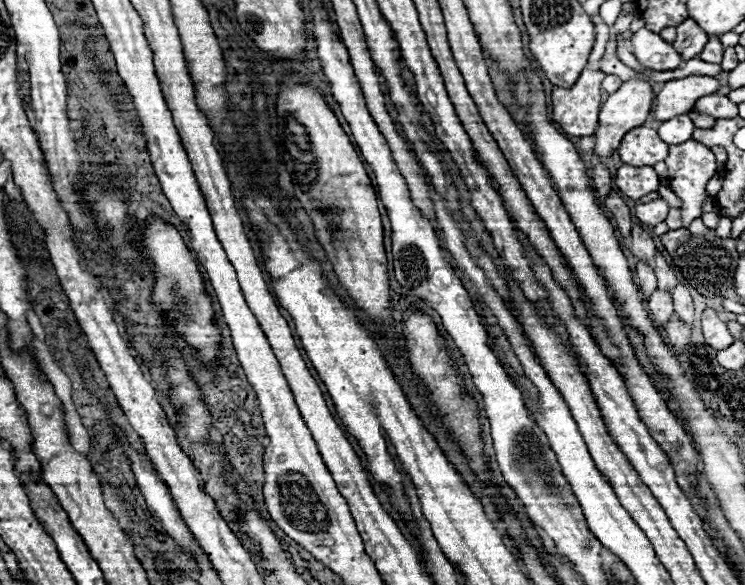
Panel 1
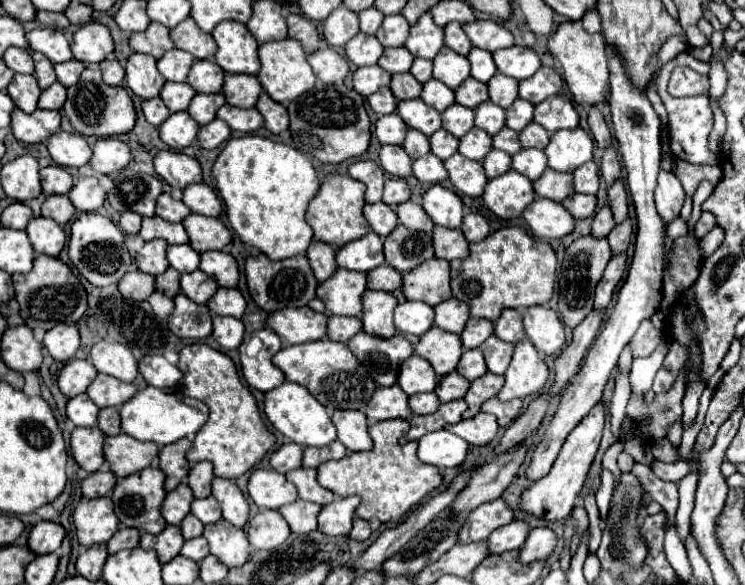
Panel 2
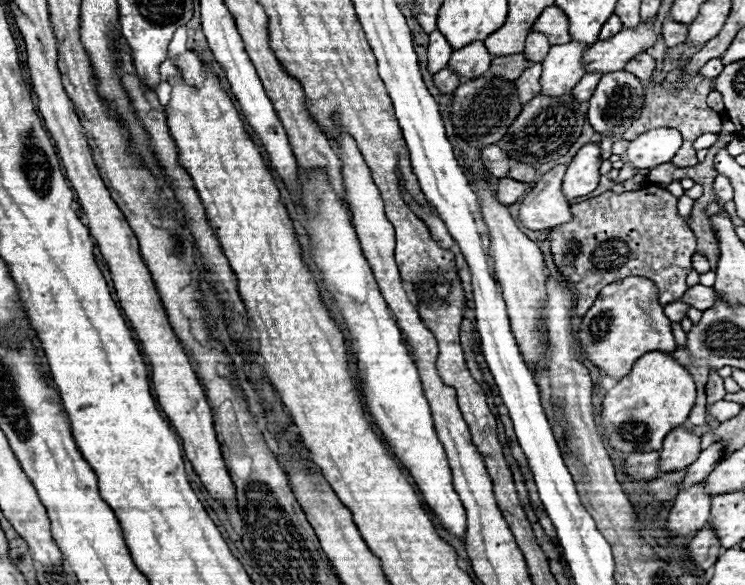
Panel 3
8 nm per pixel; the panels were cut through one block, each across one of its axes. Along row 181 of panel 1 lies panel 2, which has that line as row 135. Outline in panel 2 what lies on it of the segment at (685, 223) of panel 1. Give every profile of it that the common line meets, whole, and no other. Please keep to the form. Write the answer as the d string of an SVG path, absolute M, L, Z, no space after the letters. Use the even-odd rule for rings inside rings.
M682 52L674 60L666 62L660 68L658 76L656 76L656 92L662 98L662 102L666 106L666 112L668 112L670 152L675 156L674 158L688 161L690 164L712 164L714 166L716 156L708 148L708 134L712 132L712 126L714 126L714 116L712 116L712 110L710 110L710 104L708 104L708 96L706 94L698 94L698 96L690 96L690 98L674 98L674 96L670 96L666 92L666 86L668 86L670 72L676 66L688 66L688 68L700 72L700 74L708 74L708 70L710 70L710 64L704 64L704 62L696 60L694 56L690 56L688 52Z

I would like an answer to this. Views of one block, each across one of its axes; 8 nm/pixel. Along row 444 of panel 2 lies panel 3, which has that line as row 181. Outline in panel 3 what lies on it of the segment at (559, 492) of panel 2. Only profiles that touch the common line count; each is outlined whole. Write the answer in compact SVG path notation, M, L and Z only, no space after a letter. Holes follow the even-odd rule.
M584 144L578 154L568 164L564 174L562 192L568 200L590 194L600 182L600 146L598 144Z

